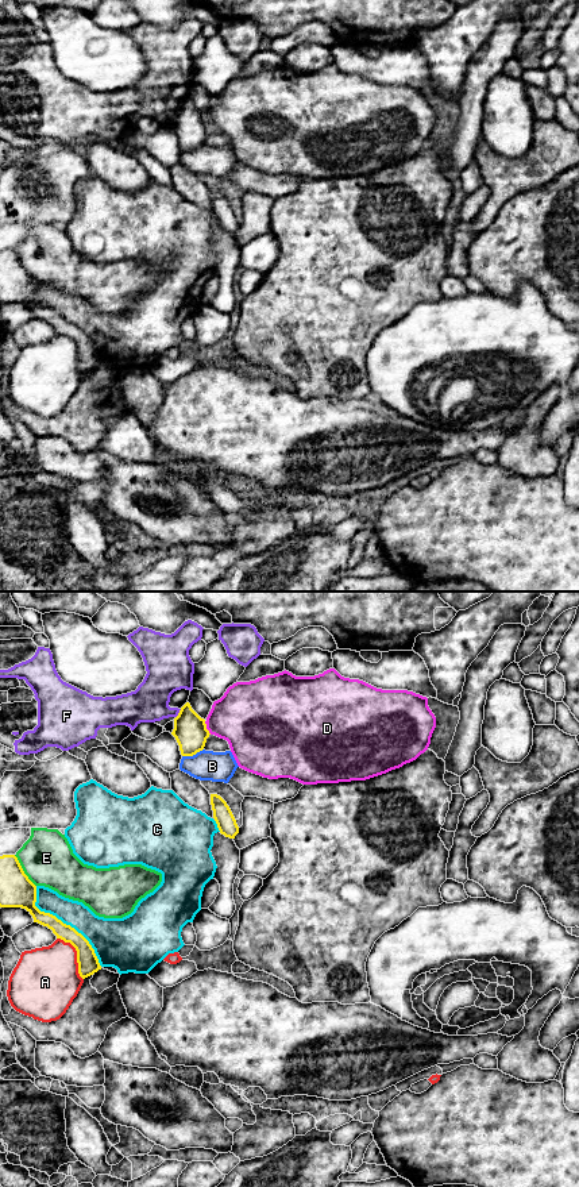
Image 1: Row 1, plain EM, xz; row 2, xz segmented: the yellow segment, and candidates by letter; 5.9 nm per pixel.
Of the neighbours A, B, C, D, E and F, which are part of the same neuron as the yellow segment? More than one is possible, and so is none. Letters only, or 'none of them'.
none of them

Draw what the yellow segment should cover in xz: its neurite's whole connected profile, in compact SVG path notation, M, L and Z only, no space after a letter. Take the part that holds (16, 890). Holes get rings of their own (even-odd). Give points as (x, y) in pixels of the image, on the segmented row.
M15 855L0 856L0 907L26 909L38 922L53 930L57 939L70 943L77 951L78 974L82 979L93 975L101 966L89 941L55 916L36 906L36 886L24 874Z

